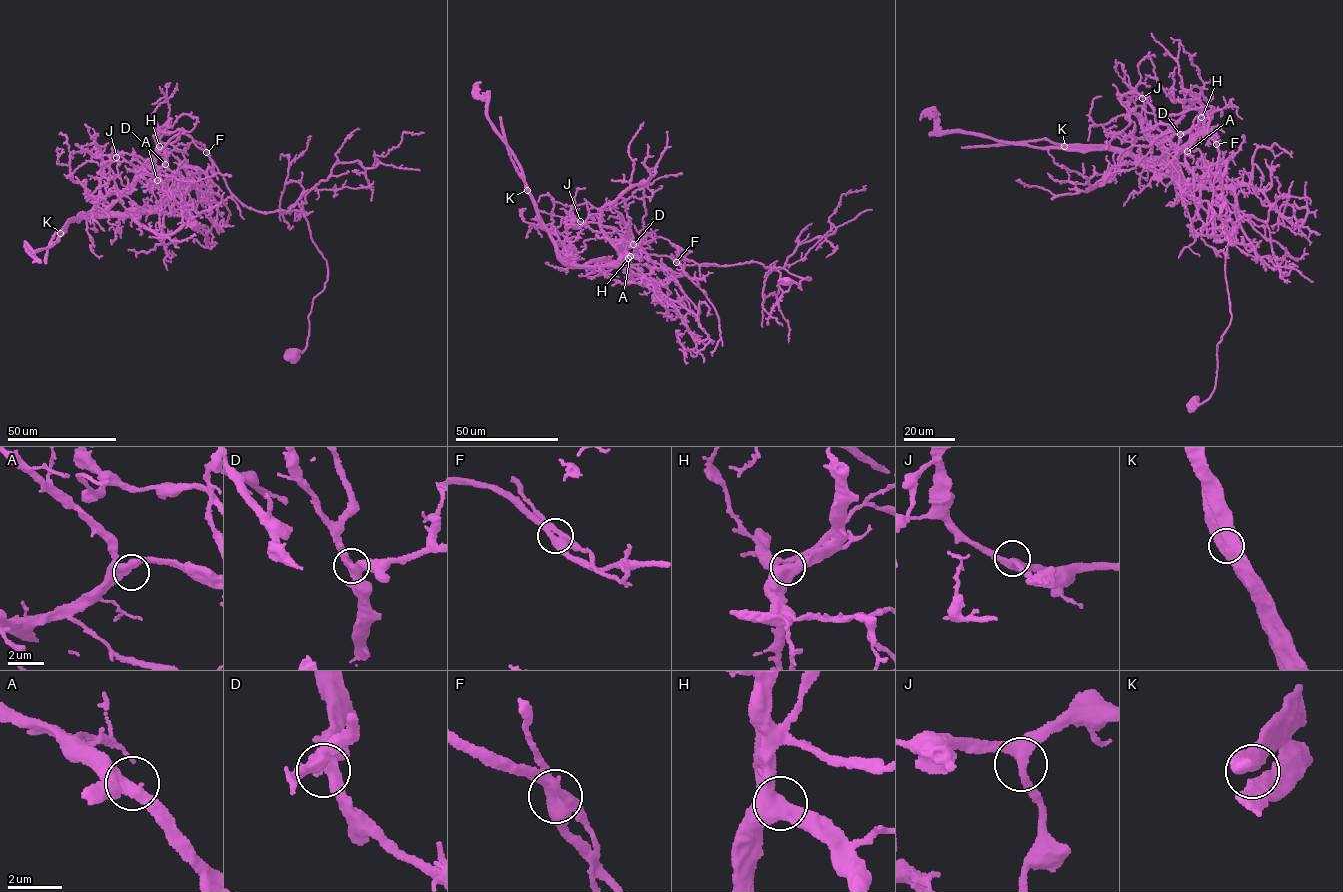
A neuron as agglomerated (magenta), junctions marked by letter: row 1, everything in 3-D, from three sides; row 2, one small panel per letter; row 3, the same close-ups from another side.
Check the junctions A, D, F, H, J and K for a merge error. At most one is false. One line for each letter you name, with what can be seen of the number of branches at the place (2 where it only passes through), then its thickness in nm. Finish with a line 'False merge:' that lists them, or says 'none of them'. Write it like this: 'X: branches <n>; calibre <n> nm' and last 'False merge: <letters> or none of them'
F: branches 3; calibre 440 nm
False merge: F

